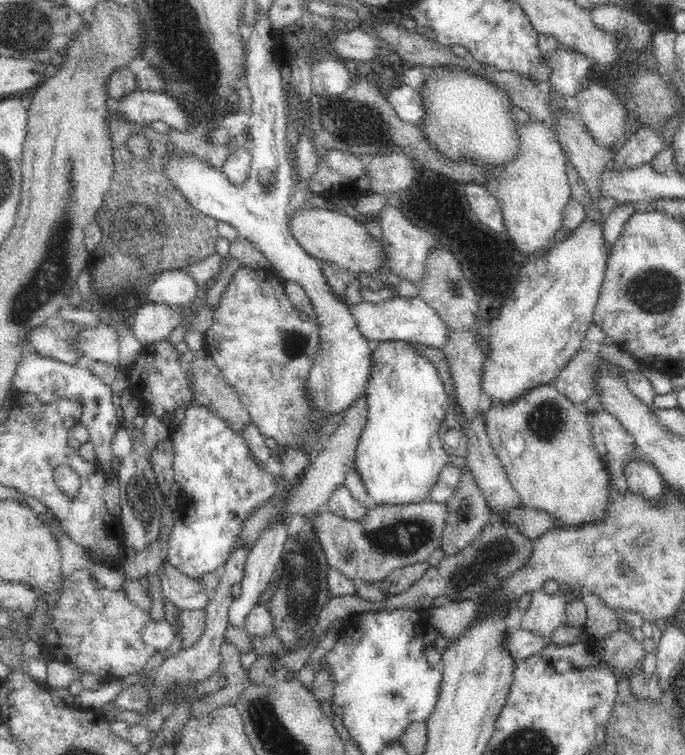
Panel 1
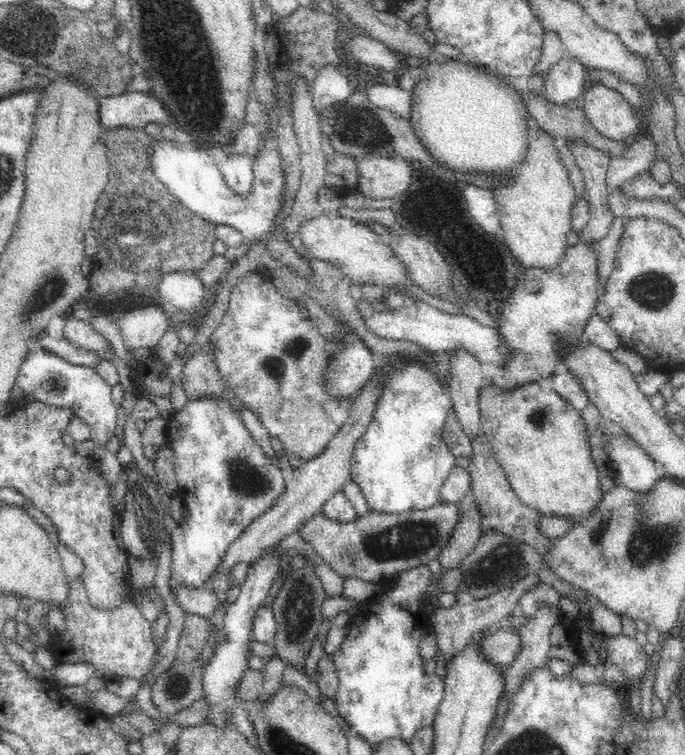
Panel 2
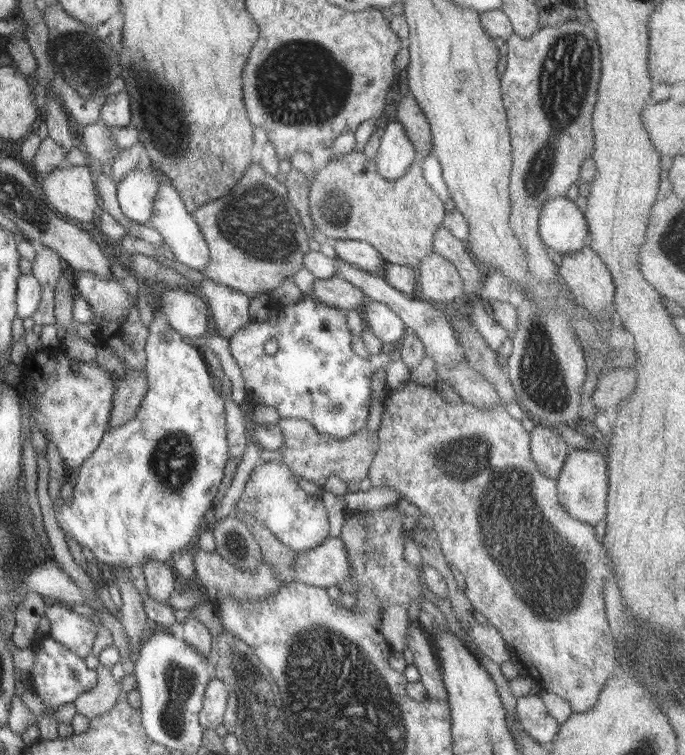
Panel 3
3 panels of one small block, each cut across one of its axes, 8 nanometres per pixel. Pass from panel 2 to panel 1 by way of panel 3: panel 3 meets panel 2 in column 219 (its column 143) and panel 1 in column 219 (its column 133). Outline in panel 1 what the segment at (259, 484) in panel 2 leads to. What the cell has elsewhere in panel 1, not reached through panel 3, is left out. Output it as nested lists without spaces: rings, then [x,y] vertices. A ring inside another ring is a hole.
[[[196,402],[186,408],[182,425],[172,426],[170,438],[175,453],[174,481],[182,486],[183,501],[176,511],[177,518],[166,543],[167,560],[185,576],[200,580],[205,574],[217,572],[226,563],[238,534],[242,532],[244,521],[278,493],[280,476],[267,474],[250,455],[243,434],[234,433],[217,414]]]

